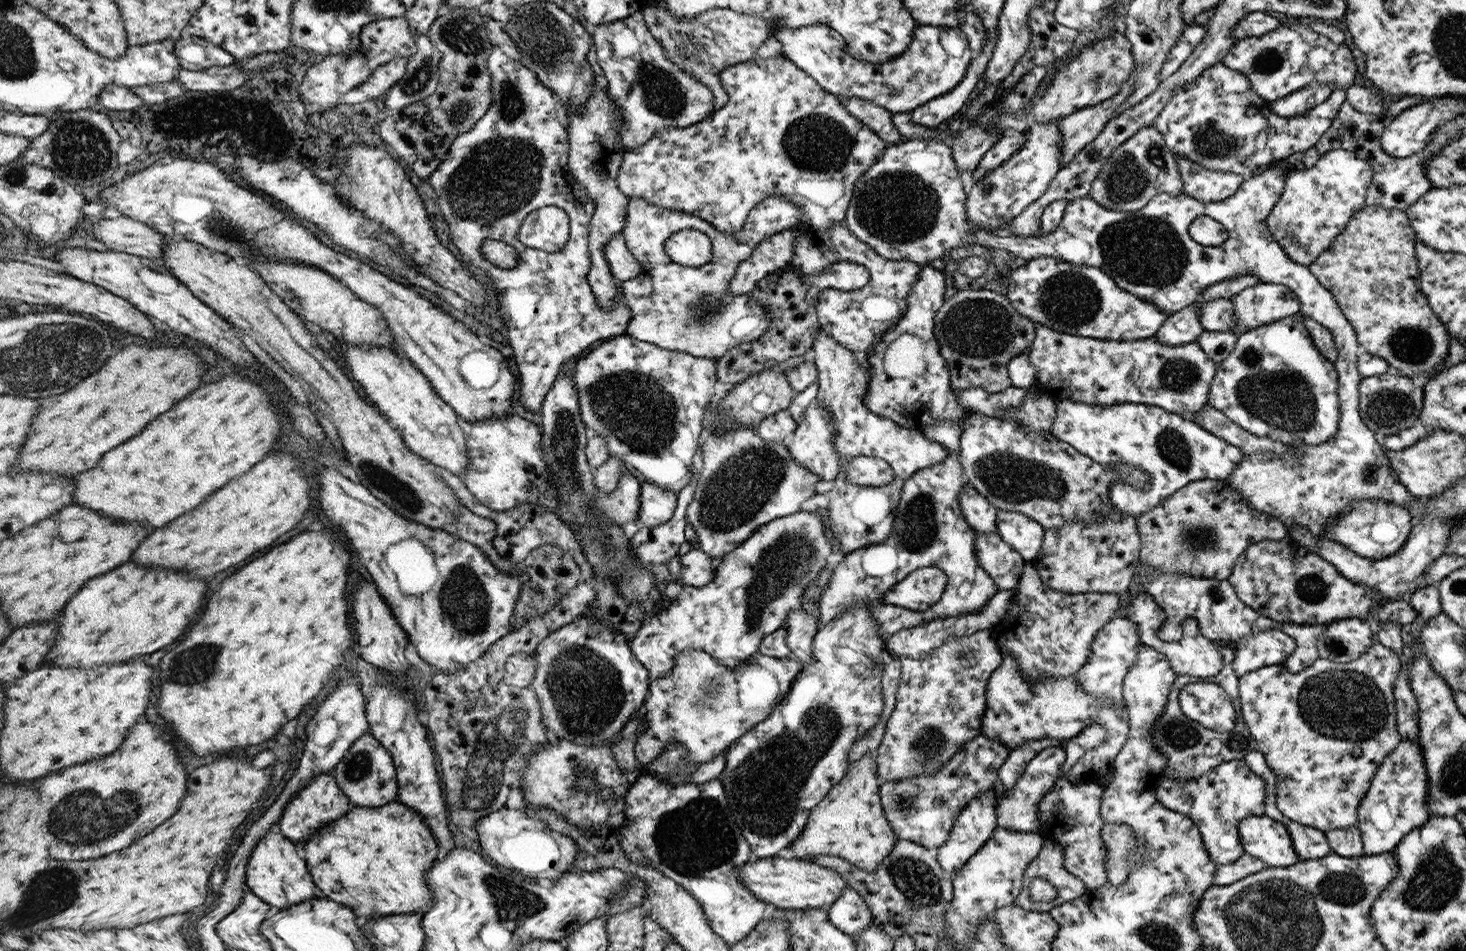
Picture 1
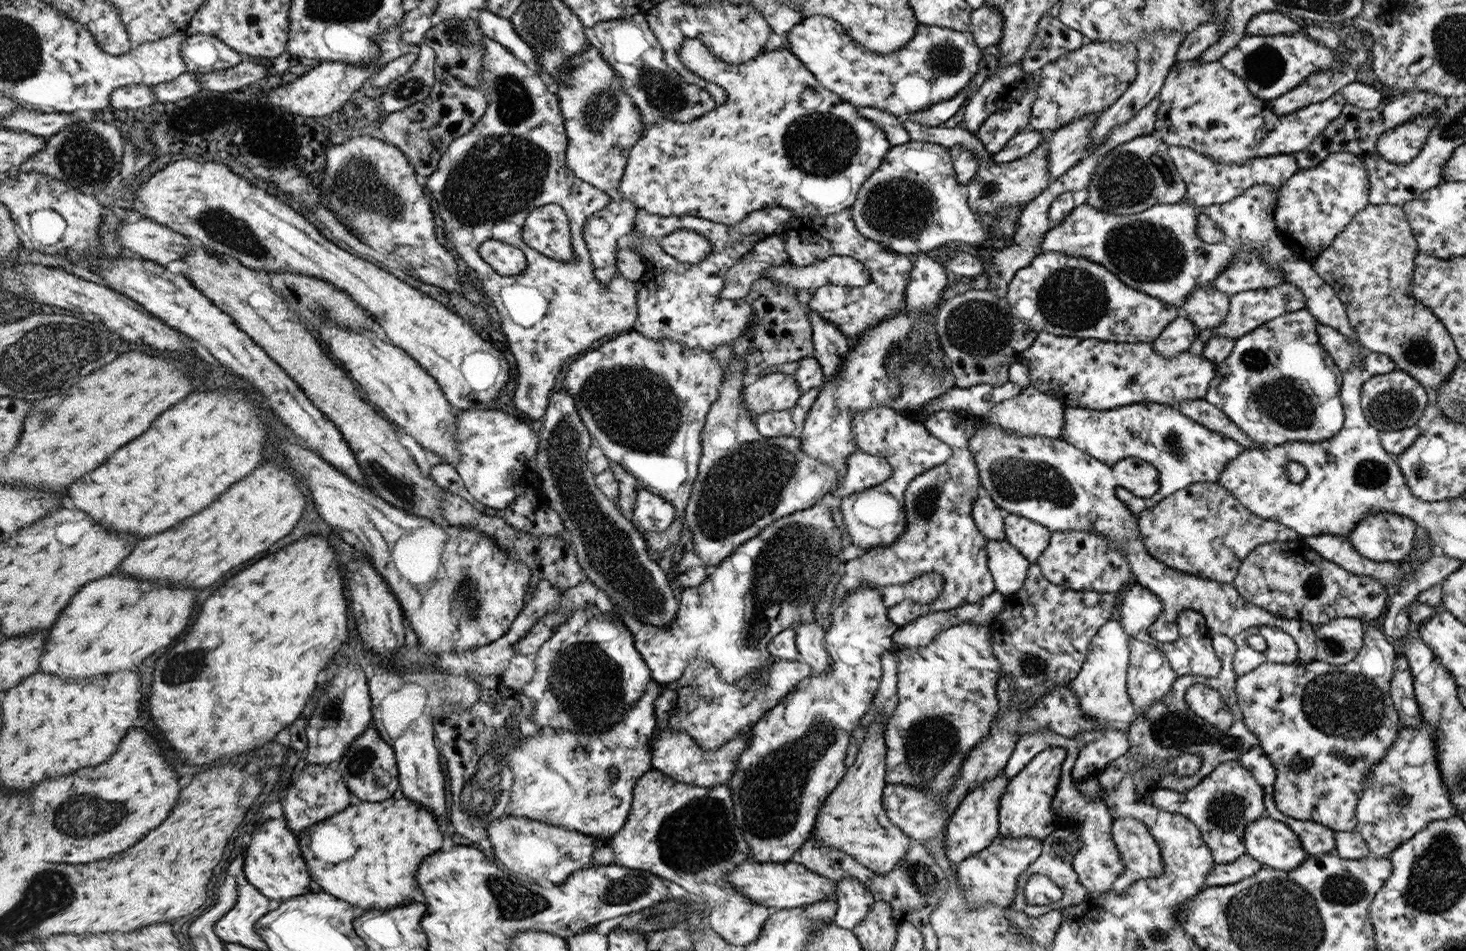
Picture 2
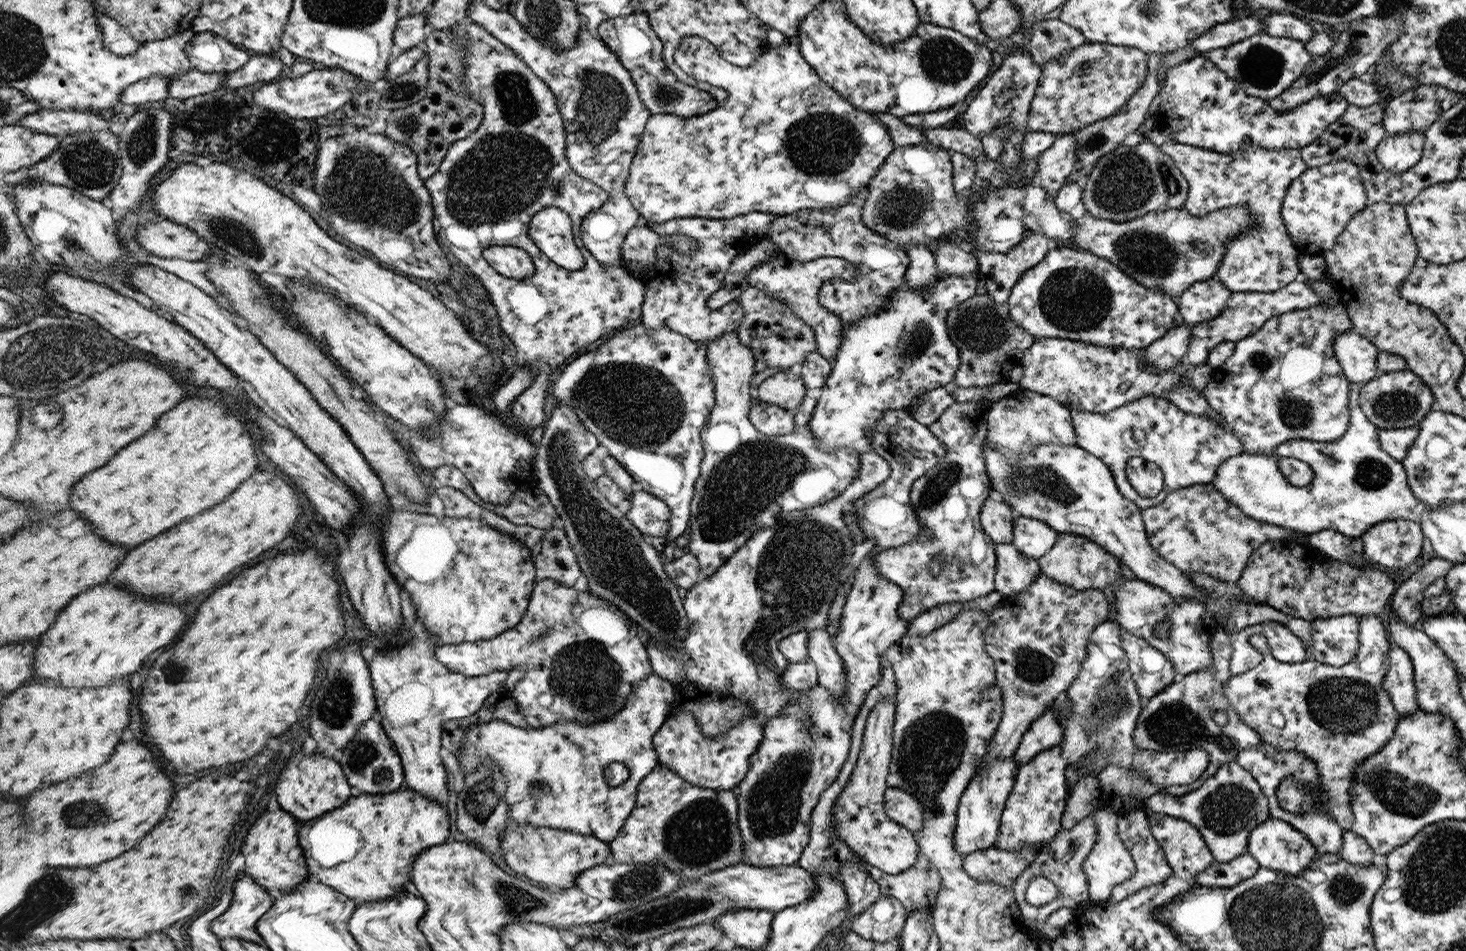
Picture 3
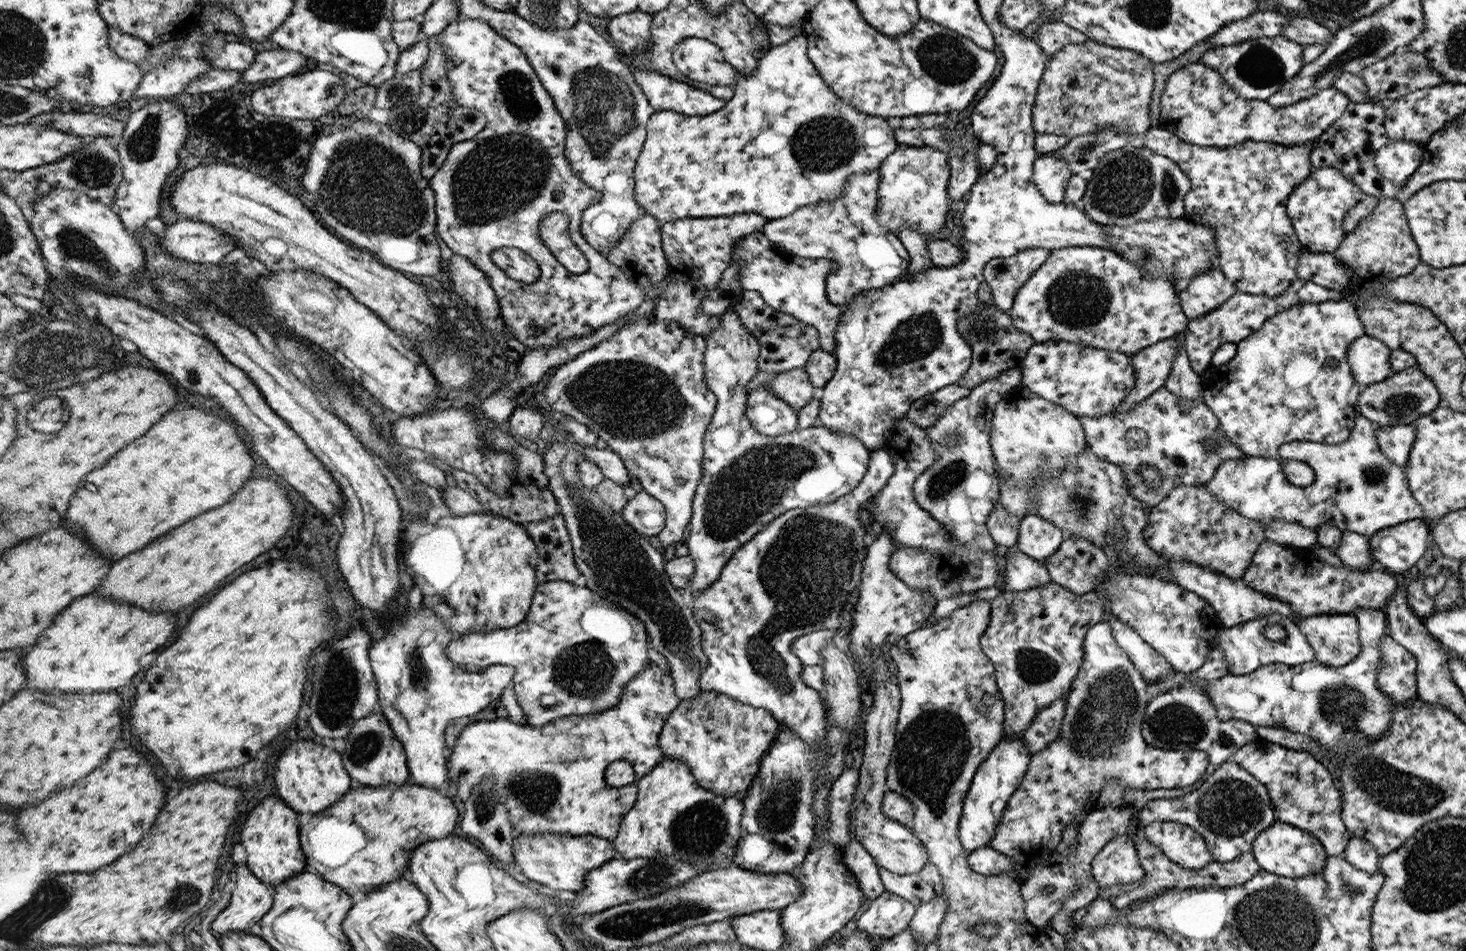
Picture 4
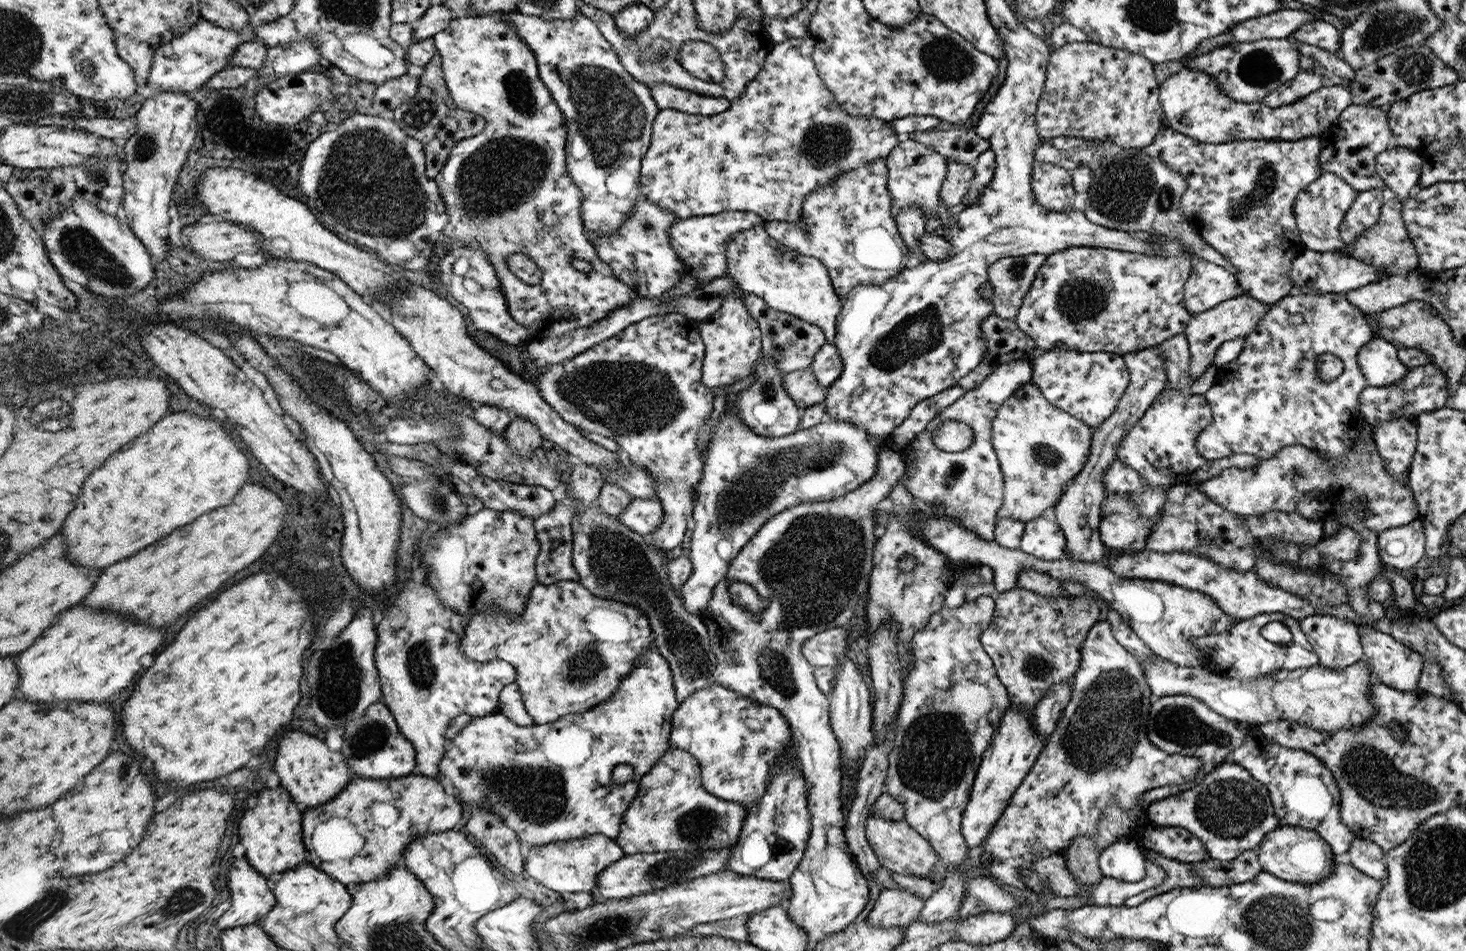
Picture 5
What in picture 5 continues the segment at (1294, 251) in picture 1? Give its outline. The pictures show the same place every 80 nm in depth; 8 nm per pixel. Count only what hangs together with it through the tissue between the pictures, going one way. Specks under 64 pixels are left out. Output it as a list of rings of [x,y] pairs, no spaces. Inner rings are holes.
[[[1322,171],[1321,175],[1296,195],[1293,213],[1301,242],[1307,249],[1316,252],[1337,252],[1345,244],[1340,236],[1339,226],[1346,211],[1352,206],[1358,191],[1352,188],[1341,176]]]

